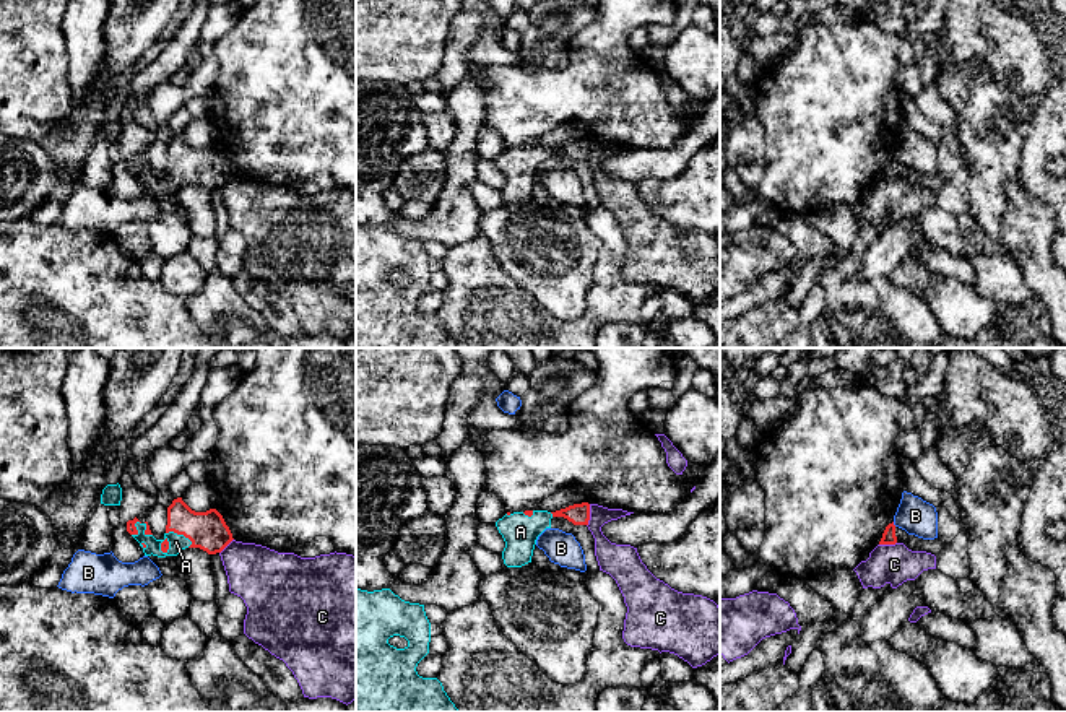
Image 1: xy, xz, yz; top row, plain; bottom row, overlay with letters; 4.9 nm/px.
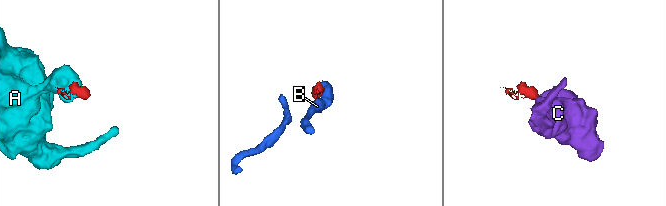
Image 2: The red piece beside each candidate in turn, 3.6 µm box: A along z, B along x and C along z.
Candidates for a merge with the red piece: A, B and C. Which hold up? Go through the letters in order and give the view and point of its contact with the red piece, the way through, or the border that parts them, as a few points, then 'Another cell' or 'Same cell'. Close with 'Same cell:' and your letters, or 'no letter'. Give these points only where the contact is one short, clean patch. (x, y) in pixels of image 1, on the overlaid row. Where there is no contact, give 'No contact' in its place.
A: Touches red at xy (179, 534). Same cell
B: Touches red at yz (892, 524). Boundary: yz (892, 522), (896, 525). Another cell
C: Touches red at xz (589, 516). Boundary: xz (590, 504), (587, 525). Another cell
Same cell: A

